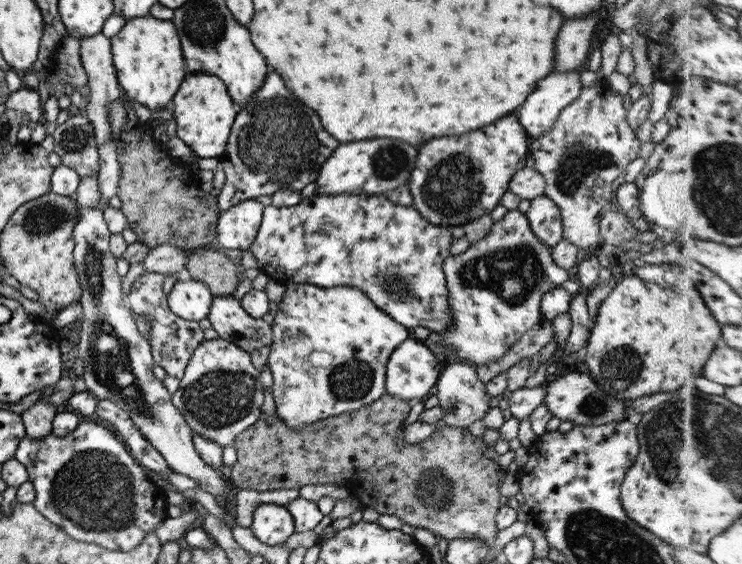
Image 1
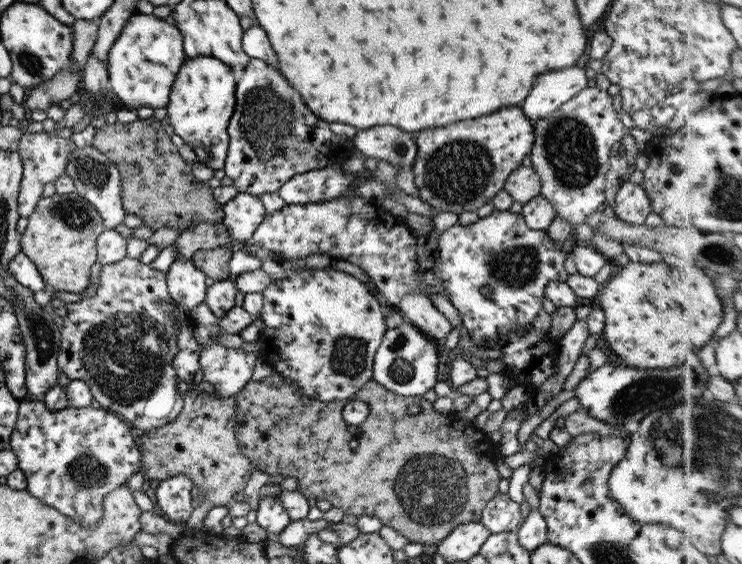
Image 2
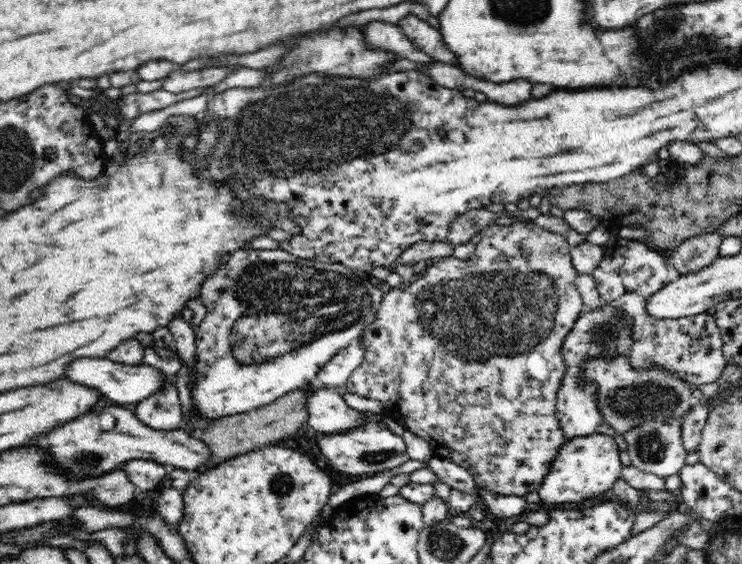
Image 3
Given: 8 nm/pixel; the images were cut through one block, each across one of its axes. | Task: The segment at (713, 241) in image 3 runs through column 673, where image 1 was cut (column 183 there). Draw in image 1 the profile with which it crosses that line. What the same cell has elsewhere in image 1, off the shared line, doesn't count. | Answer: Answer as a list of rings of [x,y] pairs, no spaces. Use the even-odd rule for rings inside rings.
[[[160,244],[144,257],[144,271],[160,275],[185,274],[188,260],[186,250],[174,244]]]

